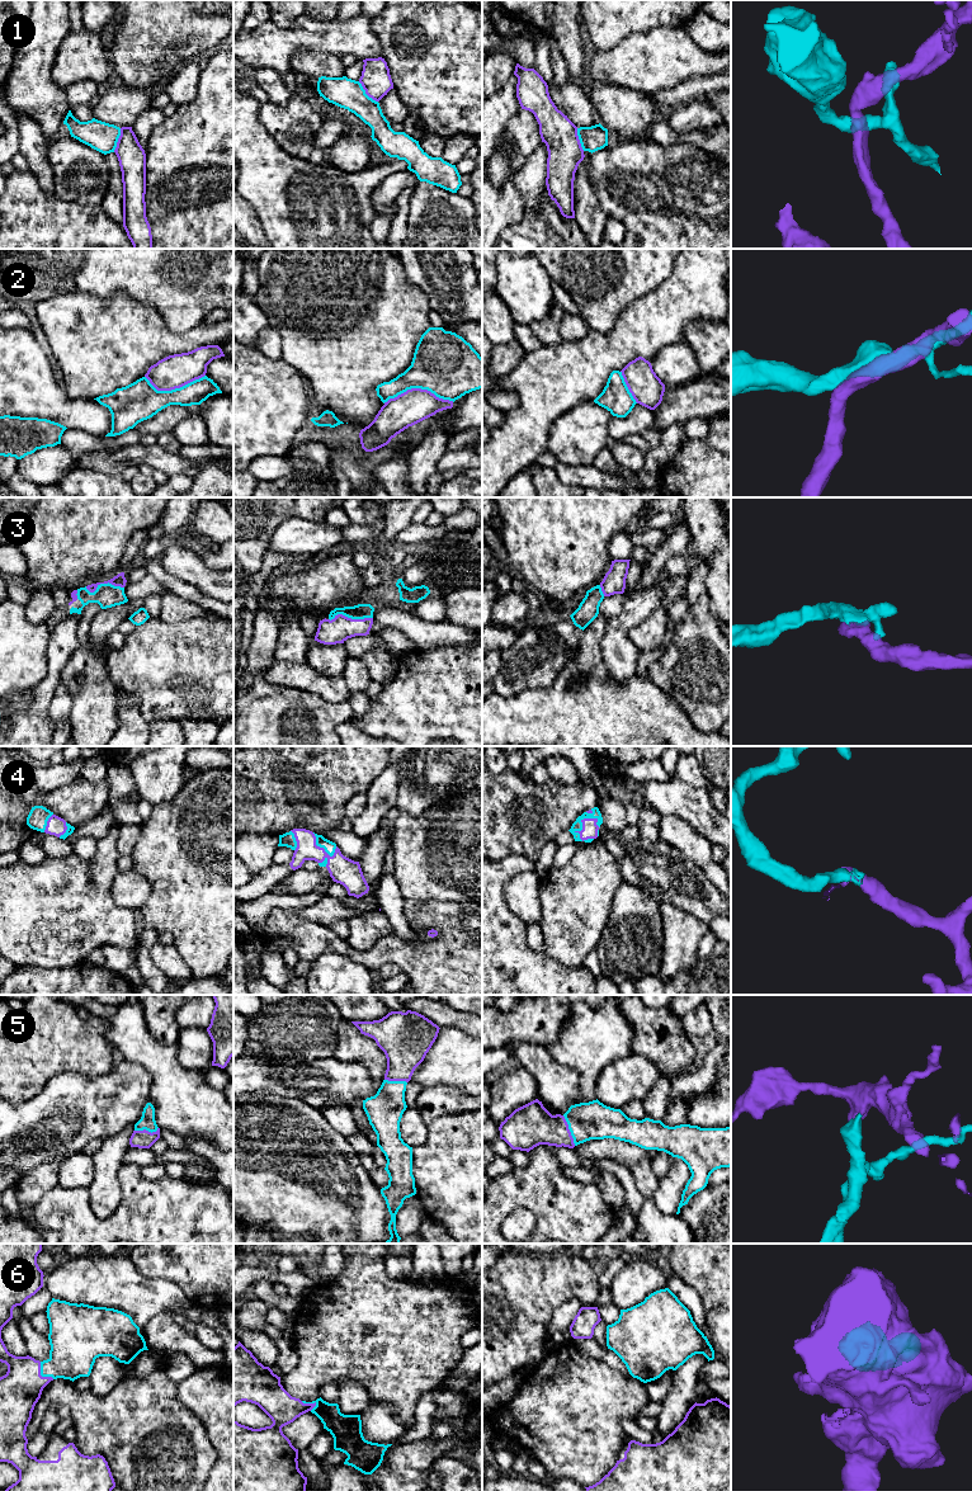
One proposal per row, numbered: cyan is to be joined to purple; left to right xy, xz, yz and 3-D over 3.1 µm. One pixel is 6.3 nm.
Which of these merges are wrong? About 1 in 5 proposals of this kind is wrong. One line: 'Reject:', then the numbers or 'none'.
Reject: 1, 2

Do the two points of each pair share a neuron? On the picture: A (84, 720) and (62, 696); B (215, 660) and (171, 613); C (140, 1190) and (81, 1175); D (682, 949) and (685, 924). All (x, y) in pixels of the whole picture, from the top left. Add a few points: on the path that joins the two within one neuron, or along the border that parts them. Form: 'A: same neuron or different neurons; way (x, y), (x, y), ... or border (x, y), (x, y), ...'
A: different neurons; border (61, 682), (71, 699), (69, 720)
B: different neurons; border (207, 612), (175, 622), (164, 622), (159, 618)
C: different neurons; border (59, 1185), (86, 1188)
D: same neuron; way (682, 943), (682, 930)

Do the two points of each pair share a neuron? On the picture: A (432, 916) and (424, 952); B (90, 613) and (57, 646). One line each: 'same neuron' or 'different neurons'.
A: same neuron
B: different neurons

